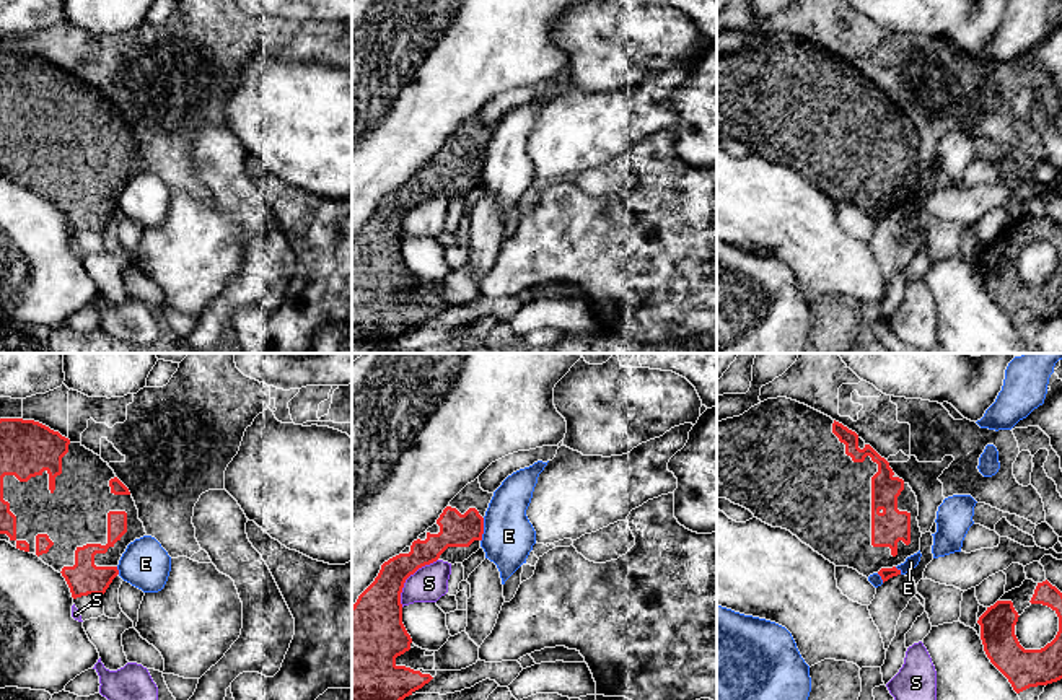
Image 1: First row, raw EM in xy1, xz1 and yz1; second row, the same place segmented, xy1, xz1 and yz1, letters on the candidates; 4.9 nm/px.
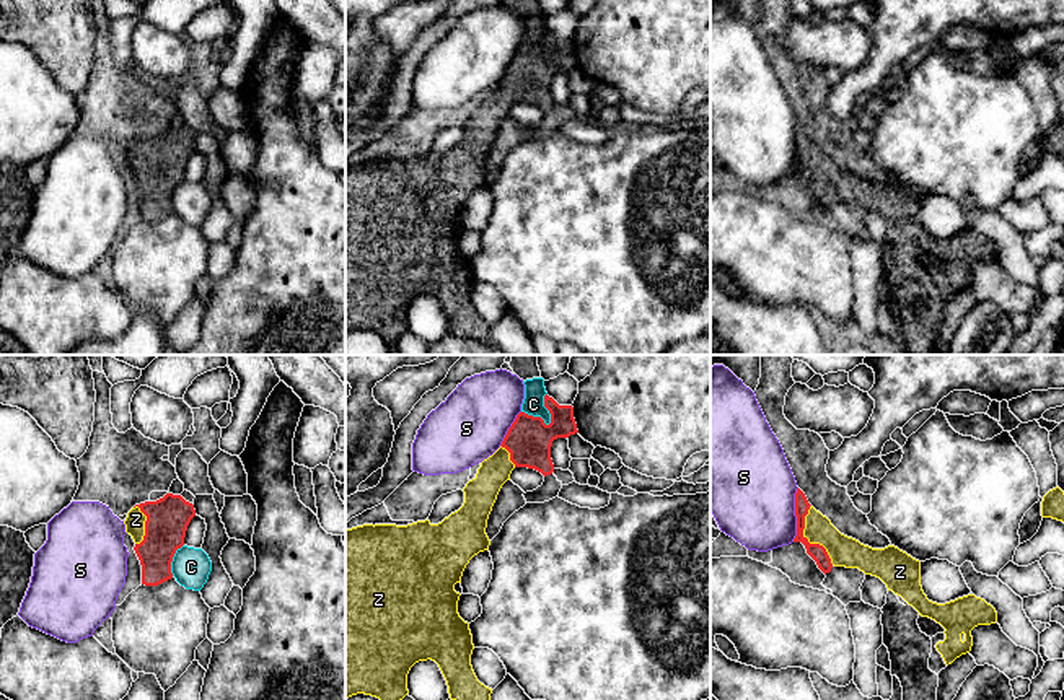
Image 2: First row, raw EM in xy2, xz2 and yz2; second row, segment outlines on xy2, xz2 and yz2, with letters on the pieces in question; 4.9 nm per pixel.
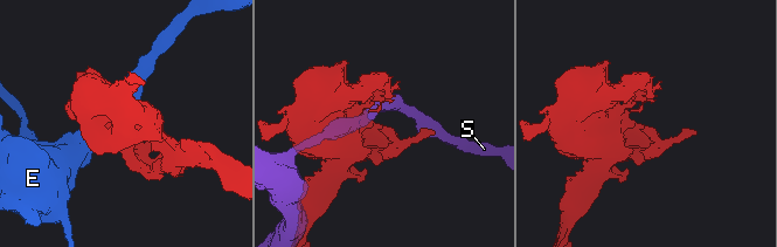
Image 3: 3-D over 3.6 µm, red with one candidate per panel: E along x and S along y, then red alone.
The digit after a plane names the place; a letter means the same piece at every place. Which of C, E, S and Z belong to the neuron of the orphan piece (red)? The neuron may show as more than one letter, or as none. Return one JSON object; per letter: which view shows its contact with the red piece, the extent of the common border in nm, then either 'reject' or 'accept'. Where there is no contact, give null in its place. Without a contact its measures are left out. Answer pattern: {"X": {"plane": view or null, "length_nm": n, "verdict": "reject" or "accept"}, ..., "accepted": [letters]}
{"C": {"plane": "xz2", "length_nm": 170, "verdict": "reject"}, "E": {"plane": "xz1", "length_nm": 120, "verdict": "reject"}, "S": {"plane": "xz1", "length_nm": 300, "verdict": "reject"}, "Z": {"plane": "yz2", "length_nm": 320, "verdict": "accept"}, "accepted": ["Z"]}

